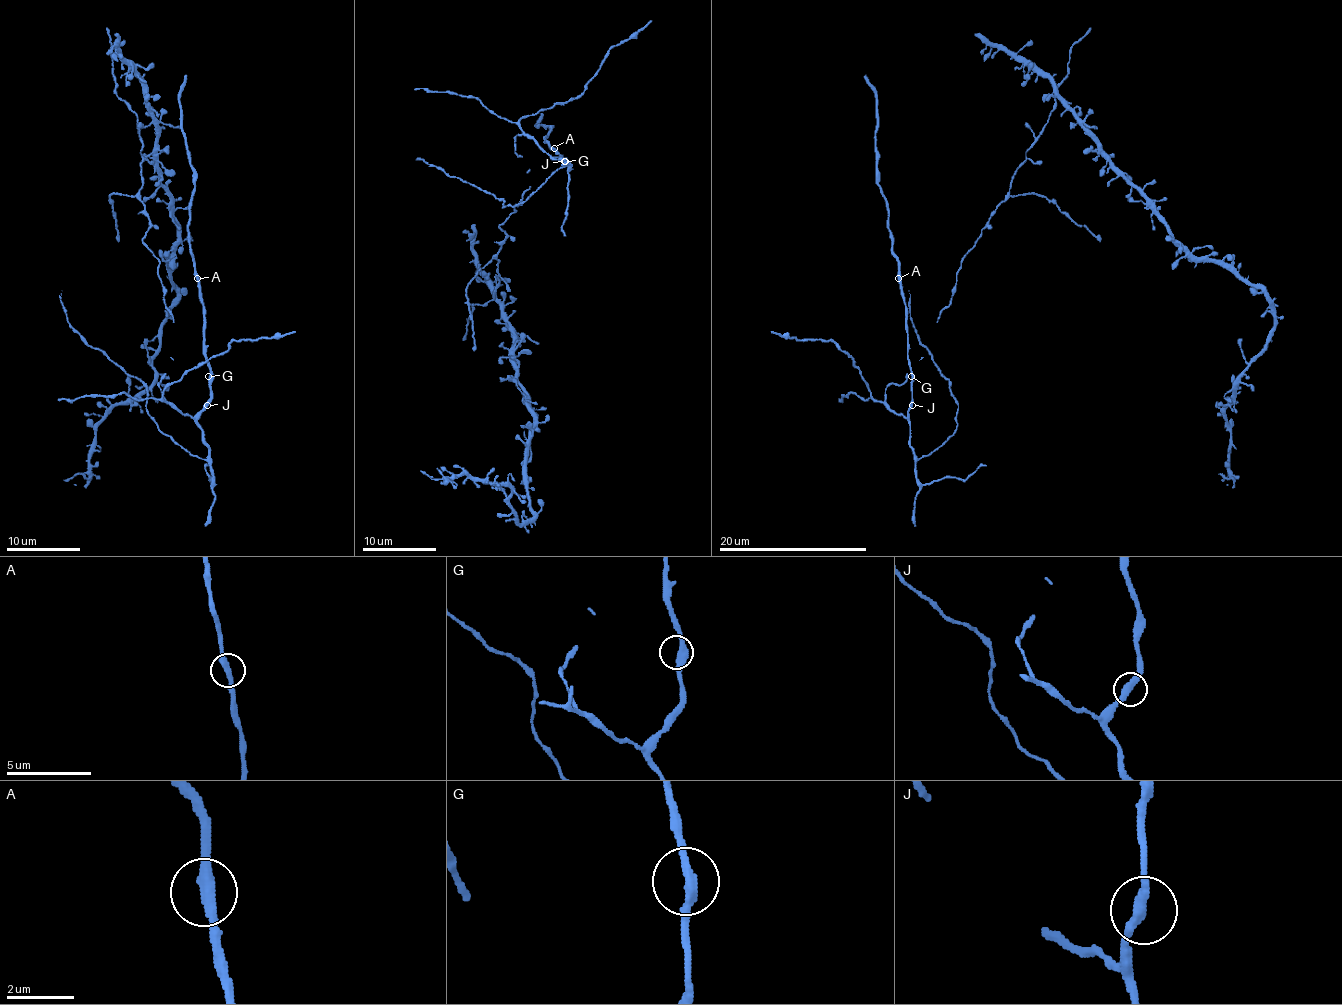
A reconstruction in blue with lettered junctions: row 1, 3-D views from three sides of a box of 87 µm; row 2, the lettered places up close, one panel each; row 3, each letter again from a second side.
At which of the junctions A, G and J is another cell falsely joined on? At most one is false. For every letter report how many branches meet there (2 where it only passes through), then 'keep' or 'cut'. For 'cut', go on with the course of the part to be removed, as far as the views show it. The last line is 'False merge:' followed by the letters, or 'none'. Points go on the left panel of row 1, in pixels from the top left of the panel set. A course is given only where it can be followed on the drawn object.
A: 2 | keep
G: 2 | keep
J: 2 | keep
False merge: none

